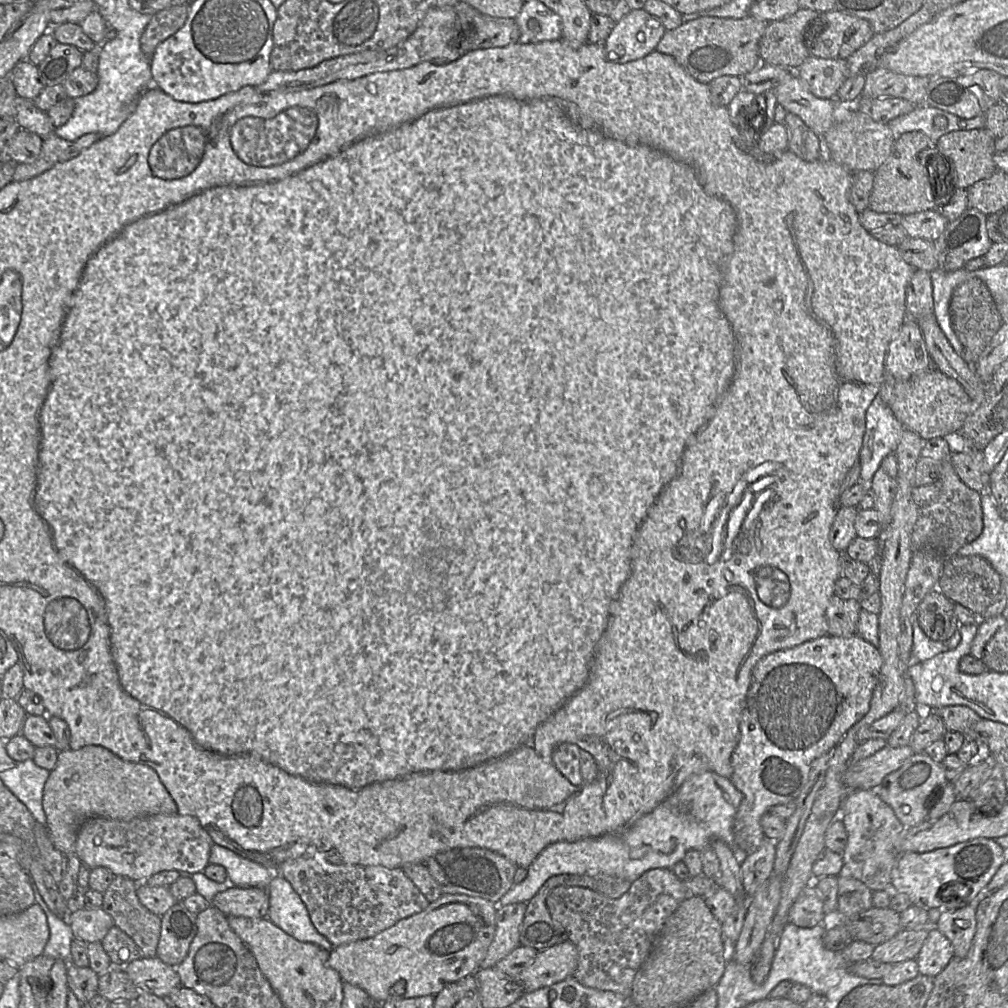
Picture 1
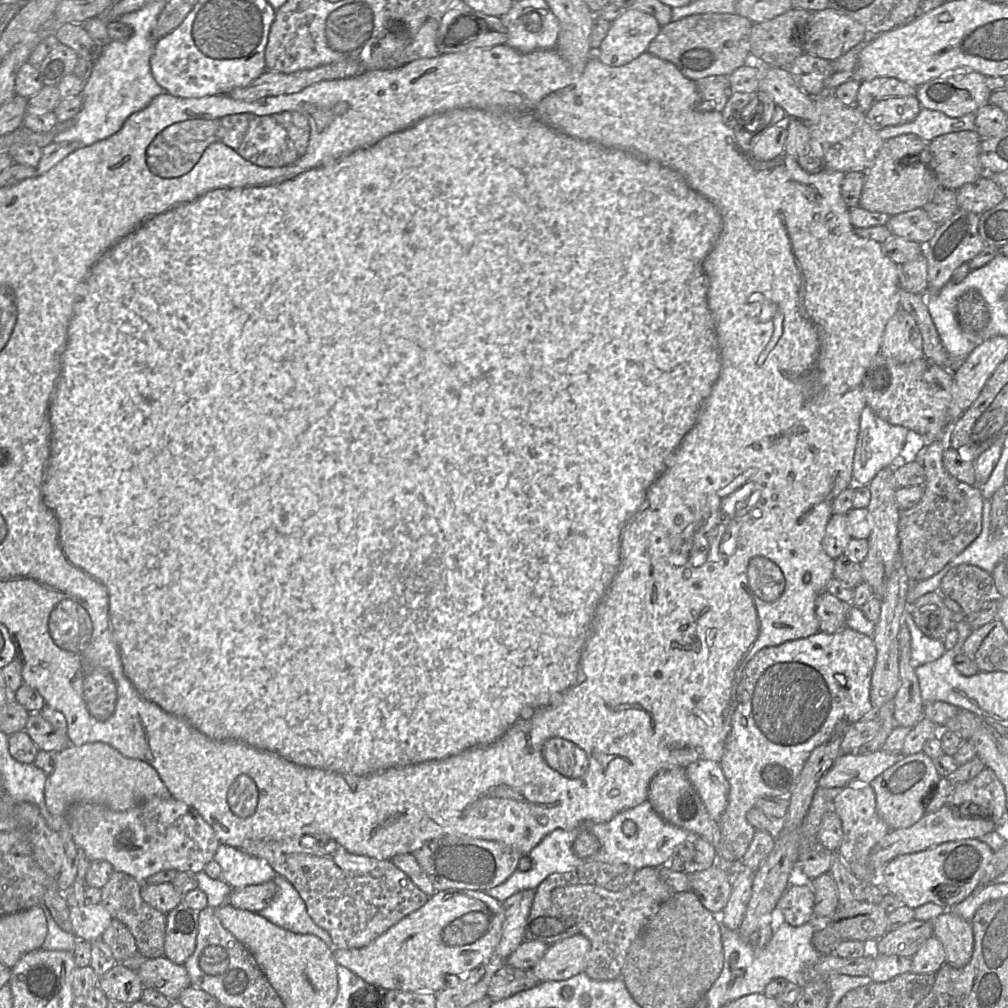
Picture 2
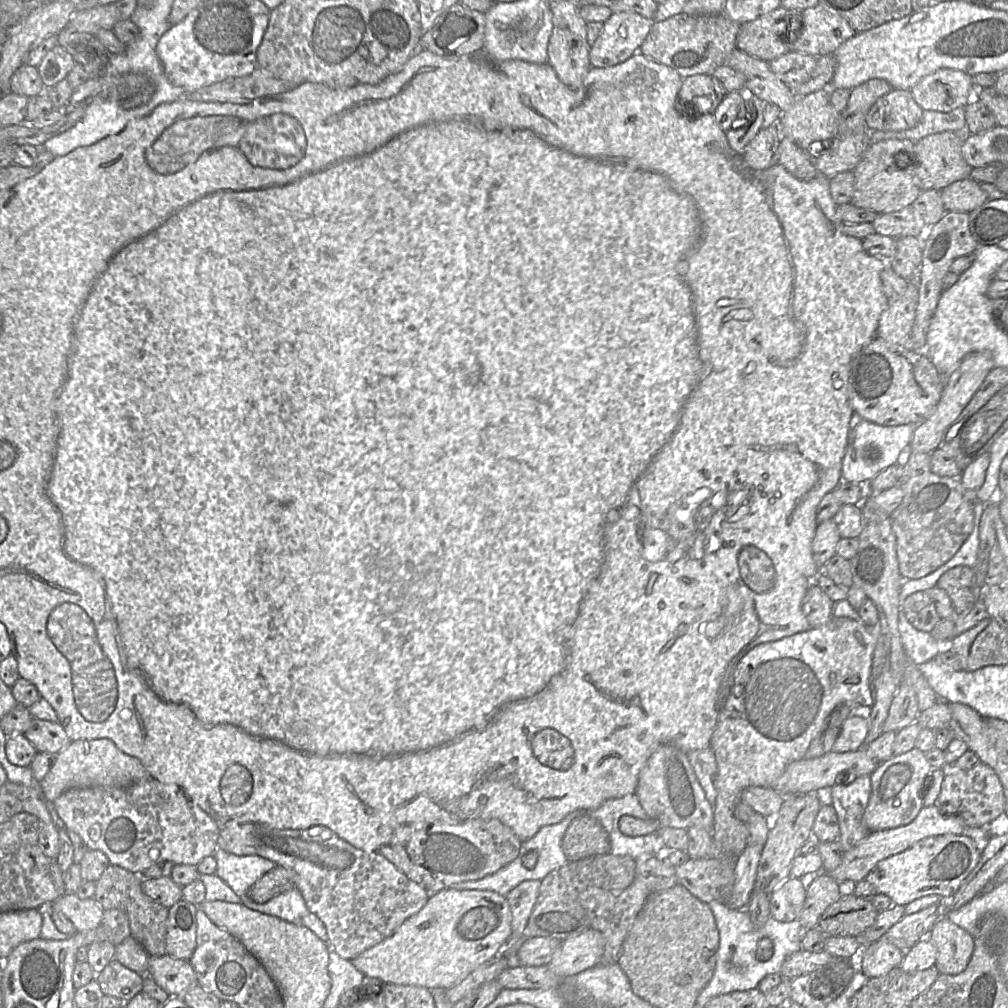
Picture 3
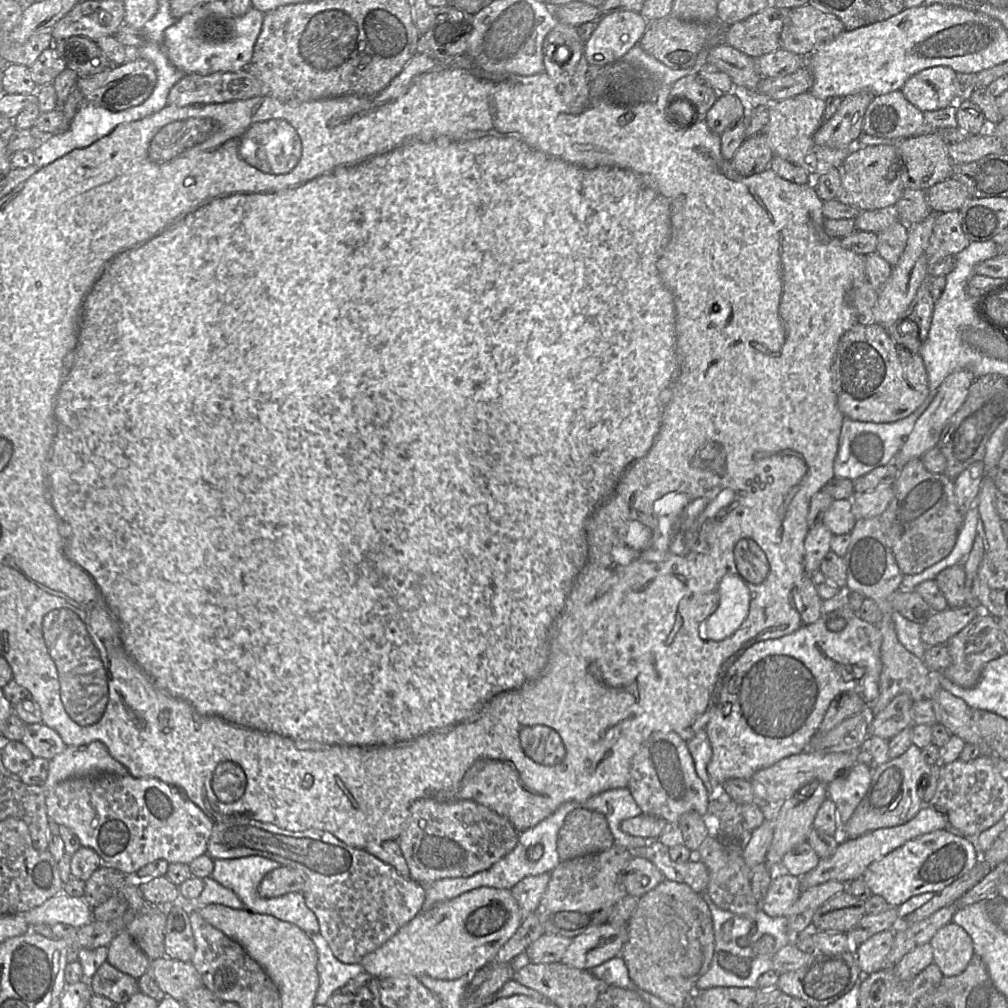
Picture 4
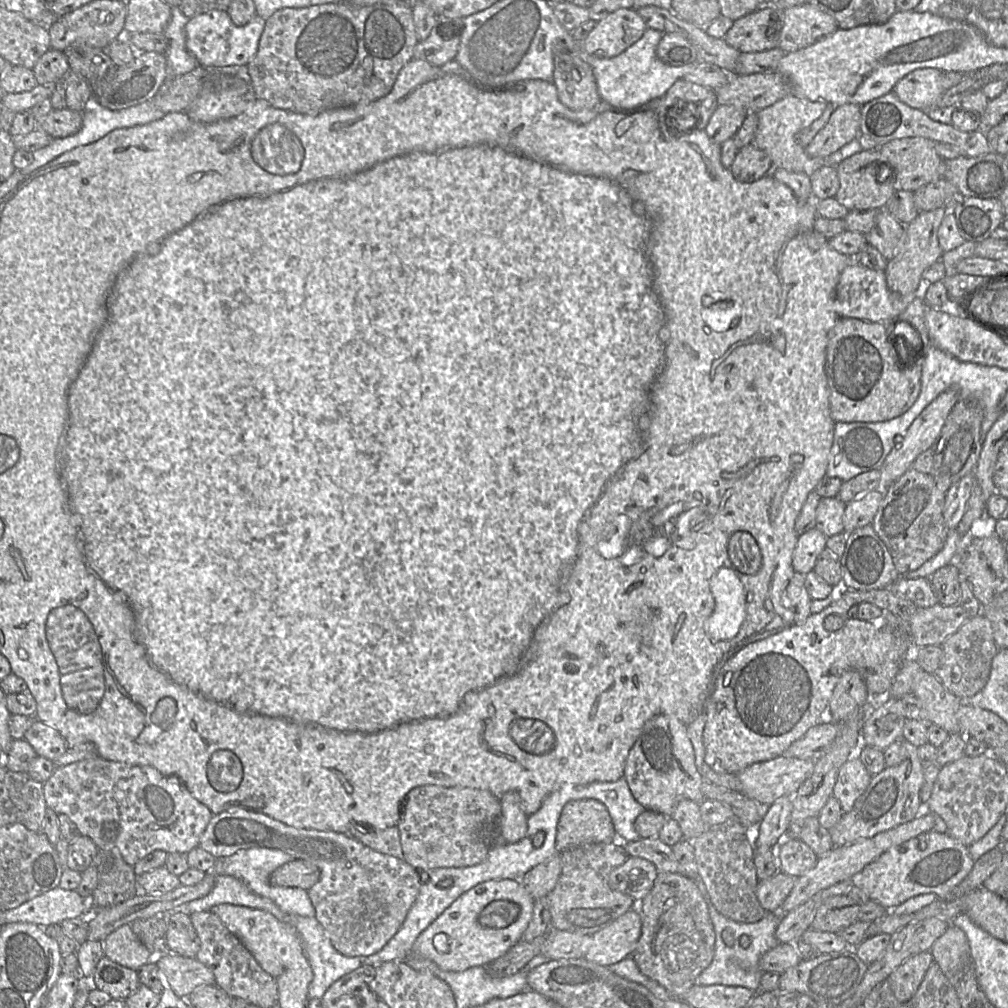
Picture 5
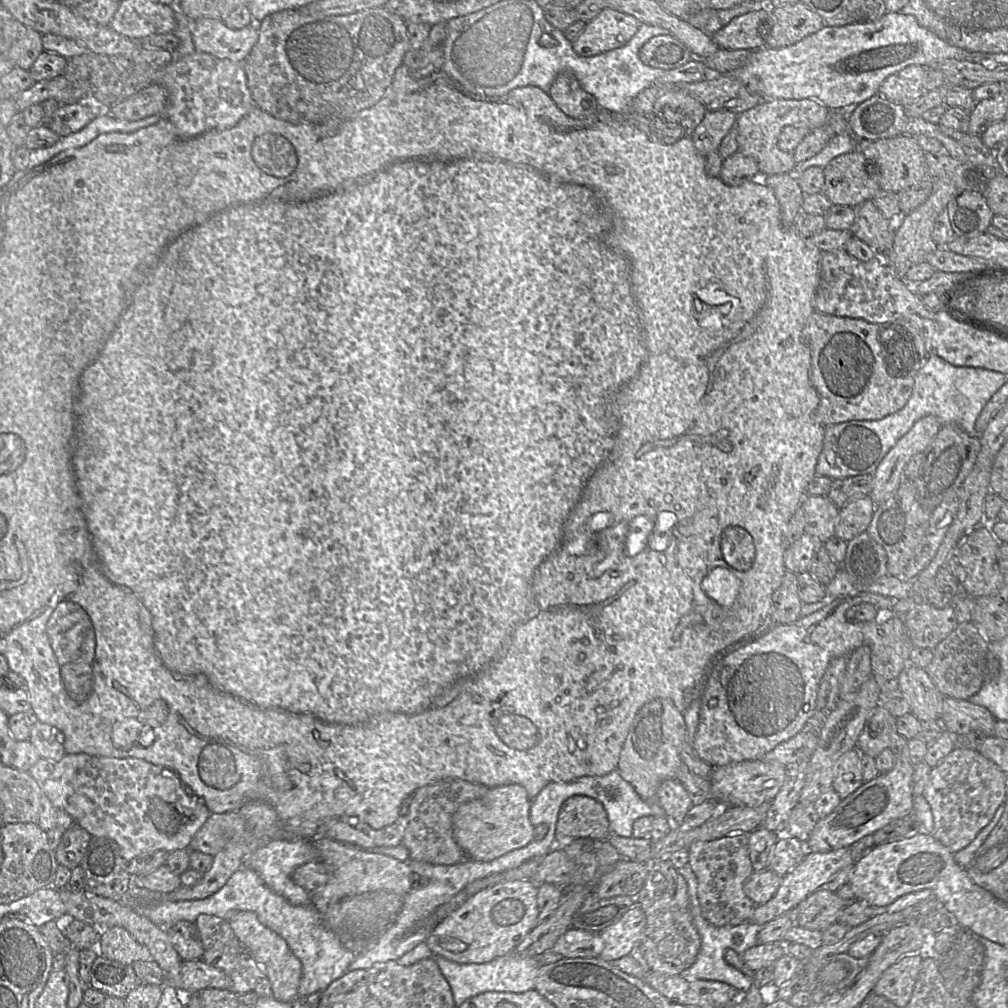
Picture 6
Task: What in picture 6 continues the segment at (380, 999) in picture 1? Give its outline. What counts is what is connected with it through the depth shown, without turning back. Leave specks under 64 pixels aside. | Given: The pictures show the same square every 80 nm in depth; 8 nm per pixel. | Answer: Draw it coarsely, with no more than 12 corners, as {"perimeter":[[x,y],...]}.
{"perimeter":[[529,879],[486,887],[425,940],[481,964],[511,953],[538,923]]}

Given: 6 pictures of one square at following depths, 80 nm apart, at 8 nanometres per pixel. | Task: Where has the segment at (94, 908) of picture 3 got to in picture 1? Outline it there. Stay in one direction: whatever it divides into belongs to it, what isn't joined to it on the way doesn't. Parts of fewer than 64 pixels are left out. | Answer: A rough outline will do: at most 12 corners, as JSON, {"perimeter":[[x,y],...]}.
{"perimeter":[[102,907],[69,913],[74,938],[101,942],[114,926]]}

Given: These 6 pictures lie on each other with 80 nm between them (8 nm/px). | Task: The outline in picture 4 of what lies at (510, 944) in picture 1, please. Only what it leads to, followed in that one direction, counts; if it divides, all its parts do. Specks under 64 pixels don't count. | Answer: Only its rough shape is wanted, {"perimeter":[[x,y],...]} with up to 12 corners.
{"perimeter":[[550,873],[528,876],[511,893],[521,917],[534,913]]}

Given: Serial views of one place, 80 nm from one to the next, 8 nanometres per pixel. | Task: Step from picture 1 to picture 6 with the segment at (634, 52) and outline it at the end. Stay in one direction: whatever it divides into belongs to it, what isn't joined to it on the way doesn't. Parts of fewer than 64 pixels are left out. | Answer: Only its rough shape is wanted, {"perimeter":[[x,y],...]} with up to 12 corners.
{"perimeter":[[605,8],[572,42],[582,57],[625,45],[641,23]]}

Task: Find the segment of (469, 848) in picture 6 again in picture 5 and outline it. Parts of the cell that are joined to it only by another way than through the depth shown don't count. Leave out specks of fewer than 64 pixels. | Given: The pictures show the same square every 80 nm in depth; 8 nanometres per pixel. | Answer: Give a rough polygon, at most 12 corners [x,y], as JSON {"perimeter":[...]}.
{"perimeter":[[508,791],[498,800],[504,843],[526,837],[528,816],[520,796]]}

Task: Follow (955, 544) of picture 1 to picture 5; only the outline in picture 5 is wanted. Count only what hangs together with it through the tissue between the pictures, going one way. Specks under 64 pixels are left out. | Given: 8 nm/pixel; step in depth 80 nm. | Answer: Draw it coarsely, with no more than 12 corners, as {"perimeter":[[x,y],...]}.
{"perimeter":[[909,468],[872,526],[900,576],[942,550],[946,493]]}

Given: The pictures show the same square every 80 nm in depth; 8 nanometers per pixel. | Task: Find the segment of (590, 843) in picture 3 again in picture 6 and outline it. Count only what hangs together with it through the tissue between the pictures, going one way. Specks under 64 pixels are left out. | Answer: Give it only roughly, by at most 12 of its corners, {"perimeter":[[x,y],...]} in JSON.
{"perimeter":[[596,799],[563,802],[556,847],[579,838],[608,840],[607,812]]}

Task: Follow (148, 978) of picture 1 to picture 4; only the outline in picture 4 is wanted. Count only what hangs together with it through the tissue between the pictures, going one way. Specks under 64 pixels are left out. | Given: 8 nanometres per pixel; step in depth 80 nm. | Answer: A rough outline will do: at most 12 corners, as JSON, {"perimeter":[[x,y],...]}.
{"perimeter":[[166,955],[150,970],[166,995],[184,1000],[203,986],[191,961]]}

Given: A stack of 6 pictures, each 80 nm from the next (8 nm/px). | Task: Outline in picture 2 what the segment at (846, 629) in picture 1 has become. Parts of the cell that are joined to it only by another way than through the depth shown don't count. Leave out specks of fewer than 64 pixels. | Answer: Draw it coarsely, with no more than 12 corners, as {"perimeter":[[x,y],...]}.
{"perimeter":[[830,593],[817,598],[819,631],[845,628],[851,603]]}

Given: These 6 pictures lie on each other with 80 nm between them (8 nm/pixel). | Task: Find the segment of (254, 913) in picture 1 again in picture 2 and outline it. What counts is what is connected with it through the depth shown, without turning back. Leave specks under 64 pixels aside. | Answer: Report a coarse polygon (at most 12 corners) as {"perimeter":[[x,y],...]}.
{"perimeter":[[270,880],[233,889],[227,902],[258,913],[270,904],[276,884]]}

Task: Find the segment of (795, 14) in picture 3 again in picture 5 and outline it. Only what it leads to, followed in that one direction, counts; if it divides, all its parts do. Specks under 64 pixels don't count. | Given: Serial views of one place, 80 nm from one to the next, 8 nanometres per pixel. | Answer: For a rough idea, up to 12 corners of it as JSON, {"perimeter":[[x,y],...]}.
{"perimeter":[[762,5],[723,39],[740,53],[778,47],[782,10]]}

